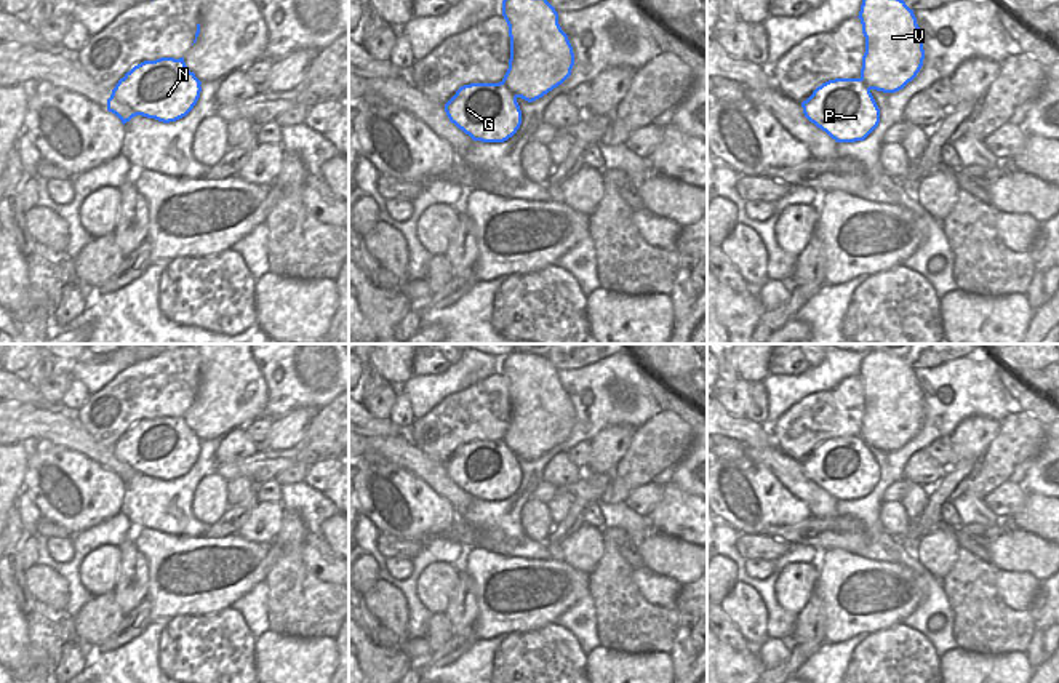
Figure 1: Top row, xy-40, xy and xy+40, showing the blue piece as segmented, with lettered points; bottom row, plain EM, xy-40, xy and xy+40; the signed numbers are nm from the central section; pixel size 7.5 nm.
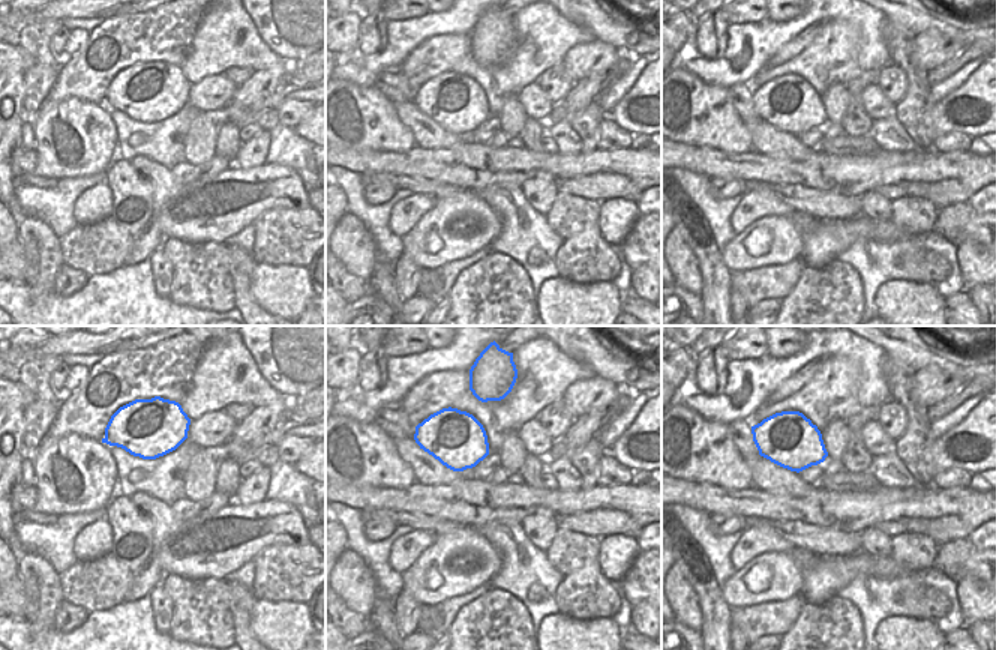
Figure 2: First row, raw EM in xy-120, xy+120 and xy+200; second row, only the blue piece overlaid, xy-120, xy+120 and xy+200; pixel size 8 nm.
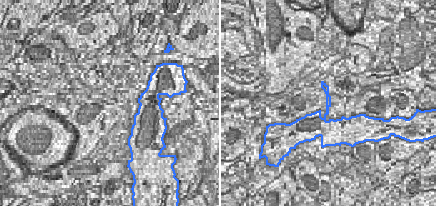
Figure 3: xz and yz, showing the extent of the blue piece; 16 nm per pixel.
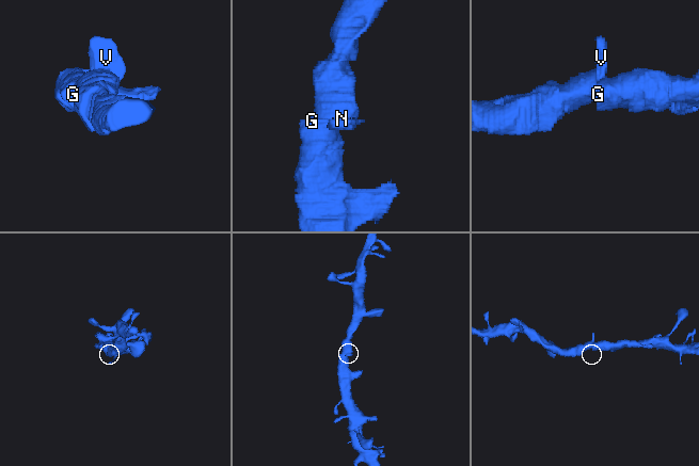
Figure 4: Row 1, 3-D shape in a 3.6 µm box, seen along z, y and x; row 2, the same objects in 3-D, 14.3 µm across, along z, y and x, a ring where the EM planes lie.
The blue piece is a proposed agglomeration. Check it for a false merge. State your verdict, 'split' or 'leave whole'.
leave whole

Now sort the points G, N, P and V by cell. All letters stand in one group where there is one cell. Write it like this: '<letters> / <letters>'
G N P V

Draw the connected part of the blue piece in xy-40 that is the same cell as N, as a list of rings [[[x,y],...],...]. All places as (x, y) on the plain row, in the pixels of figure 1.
[[[184,416],[144,419],[118,438],[107,457],[107,469],[123,483],[136,473],[163,481],[176,480],[197,462],[200,443]]]

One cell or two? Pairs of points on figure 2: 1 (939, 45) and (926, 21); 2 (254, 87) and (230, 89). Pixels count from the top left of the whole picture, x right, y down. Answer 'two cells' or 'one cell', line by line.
1: two cells
2: two cells

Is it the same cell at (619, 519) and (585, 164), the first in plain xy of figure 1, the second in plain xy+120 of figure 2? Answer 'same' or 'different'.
different

